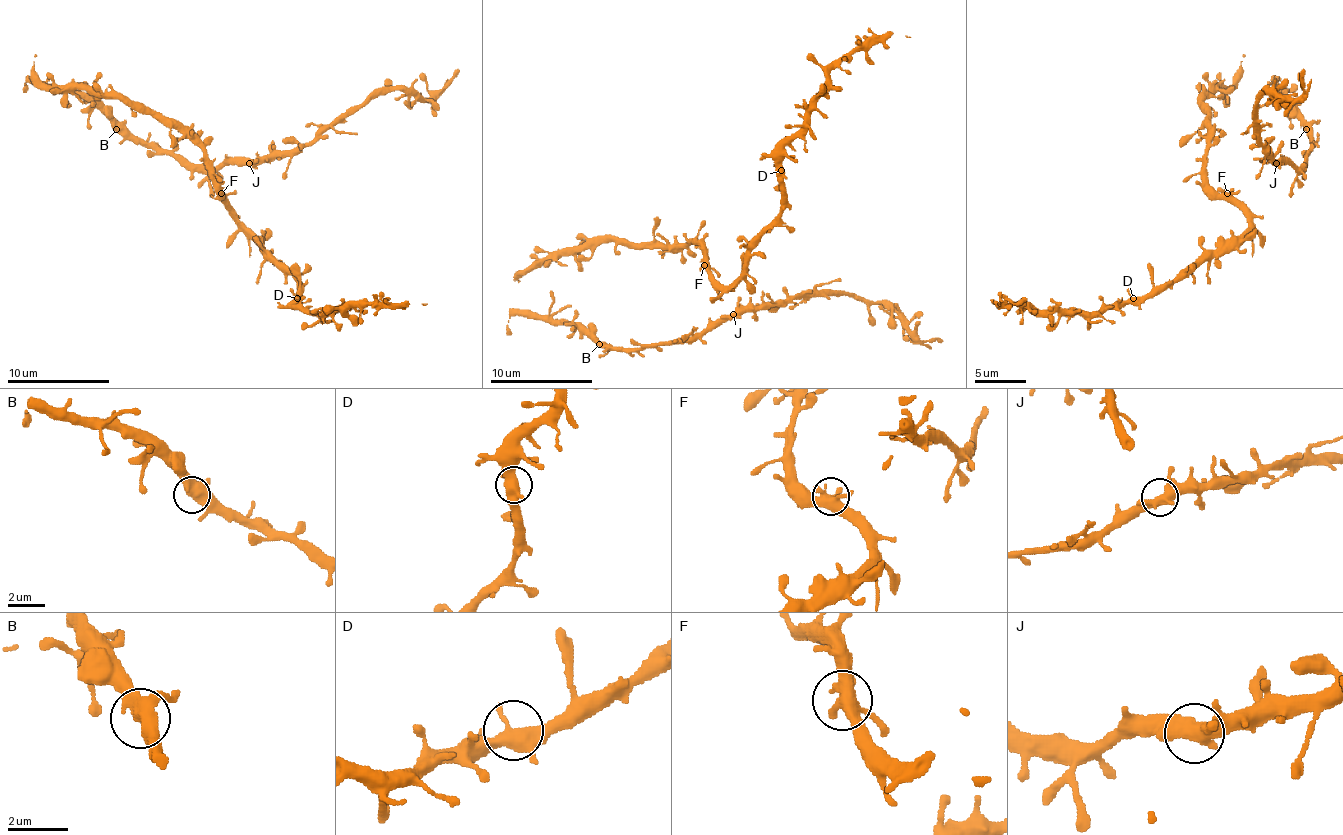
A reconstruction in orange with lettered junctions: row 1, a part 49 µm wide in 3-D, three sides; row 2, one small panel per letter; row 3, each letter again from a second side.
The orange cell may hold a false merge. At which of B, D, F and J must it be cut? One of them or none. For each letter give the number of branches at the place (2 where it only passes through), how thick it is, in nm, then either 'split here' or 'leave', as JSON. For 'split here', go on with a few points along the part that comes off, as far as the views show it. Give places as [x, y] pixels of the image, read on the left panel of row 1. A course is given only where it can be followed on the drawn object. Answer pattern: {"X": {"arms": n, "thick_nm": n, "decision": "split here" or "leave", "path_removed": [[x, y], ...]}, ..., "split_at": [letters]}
{"B": {"arms": 3, "thick_nm": 420, "decision": "leave"}, "D": {"arms": 3, "thick_nm": 420, "decision": "leave"}, "F": {"arms": 3, "thick_nm": 420, "decision": "leave"}, "J": {"arms": 3, "thick_nm": 420, "decision": "leave"}, "split_at": []}

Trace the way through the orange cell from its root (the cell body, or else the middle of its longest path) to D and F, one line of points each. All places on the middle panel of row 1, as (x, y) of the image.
D: (584, 249), (602, 242), (694, 242), (704, 267), (730, 285), (747, 247), (781, 211), (781, 170)
F: (584, 249), (594, 249), (602, 242), (625, 244), (694, 242), (704, 254), (704, 265)

